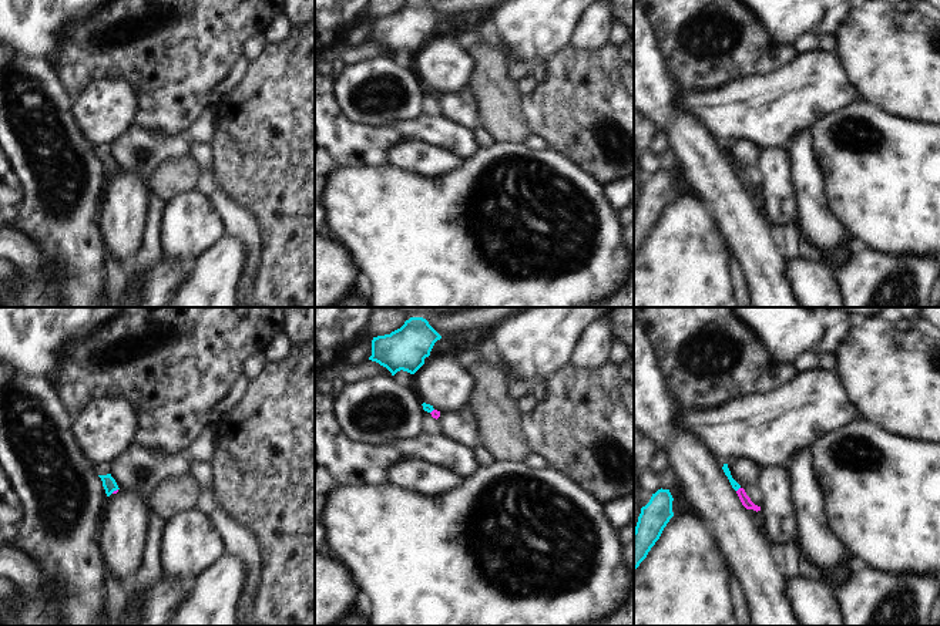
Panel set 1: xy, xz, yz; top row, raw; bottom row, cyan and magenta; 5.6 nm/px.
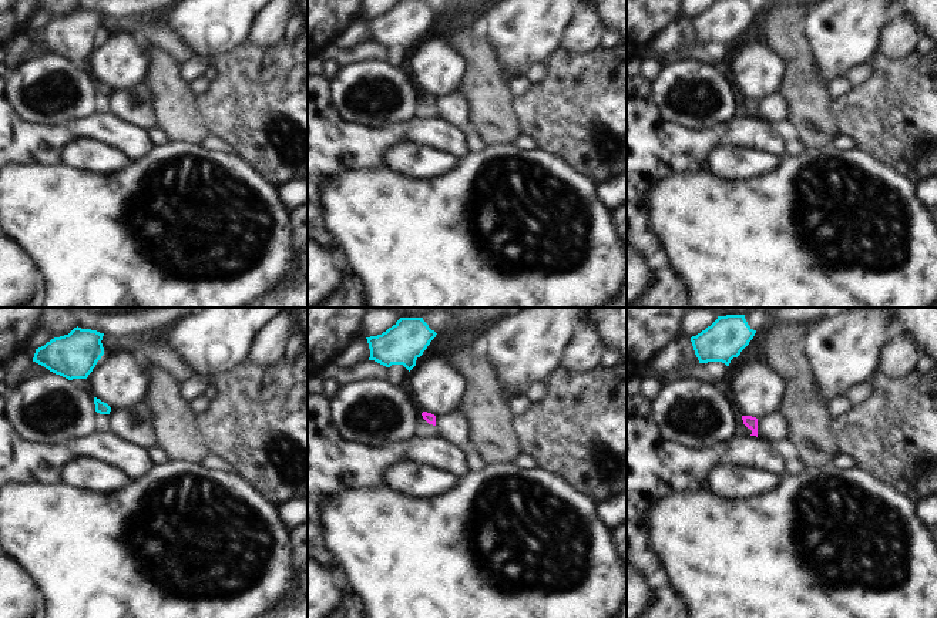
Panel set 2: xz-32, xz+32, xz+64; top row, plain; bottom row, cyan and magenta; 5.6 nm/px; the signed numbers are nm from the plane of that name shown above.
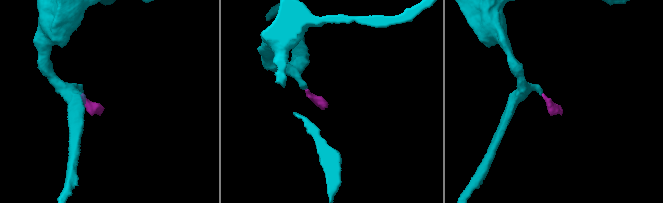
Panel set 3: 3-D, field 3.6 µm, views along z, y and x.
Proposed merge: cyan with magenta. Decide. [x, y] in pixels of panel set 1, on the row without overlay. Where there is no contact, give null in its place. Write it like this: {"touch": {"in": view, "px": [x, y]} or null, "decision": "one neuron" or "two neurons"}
{"touch": {"in": "yz", "px": [738, 170]}, "decision": "one neuron"}

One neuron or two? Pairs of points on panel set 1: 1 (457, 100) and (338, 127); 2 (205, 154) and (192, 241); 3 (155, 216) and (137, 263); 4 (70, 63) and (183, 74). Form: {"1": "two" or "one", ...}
{"1": "two", "2": "two", "3": "one", "4": "one"}

